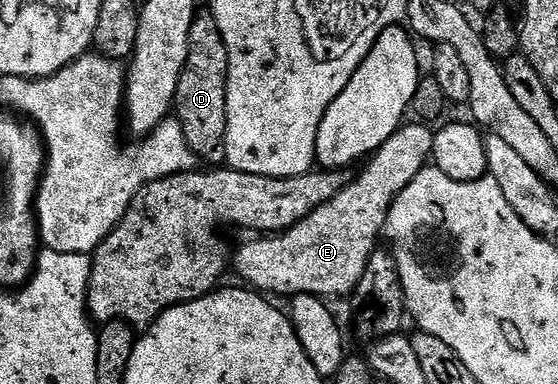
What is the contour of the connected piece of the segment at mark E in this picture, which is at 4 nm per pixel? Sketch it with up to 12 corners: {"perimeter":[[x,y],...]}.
{"perimeter":[[407,122],[359,181],[233,252],[244,285],[347,296],[435,132]]}

